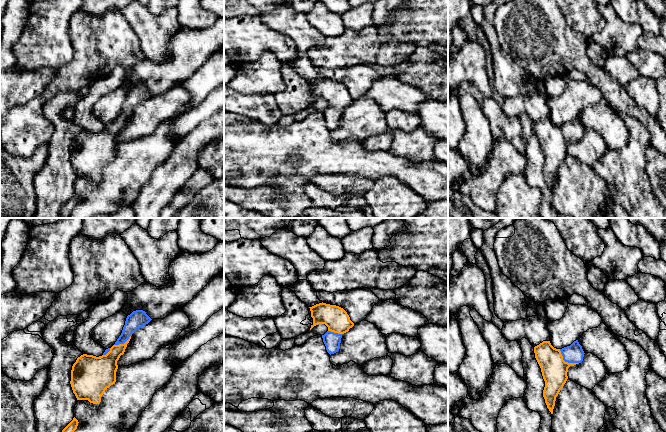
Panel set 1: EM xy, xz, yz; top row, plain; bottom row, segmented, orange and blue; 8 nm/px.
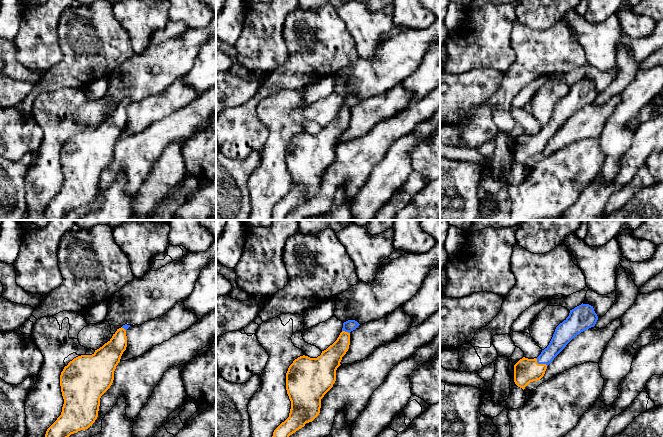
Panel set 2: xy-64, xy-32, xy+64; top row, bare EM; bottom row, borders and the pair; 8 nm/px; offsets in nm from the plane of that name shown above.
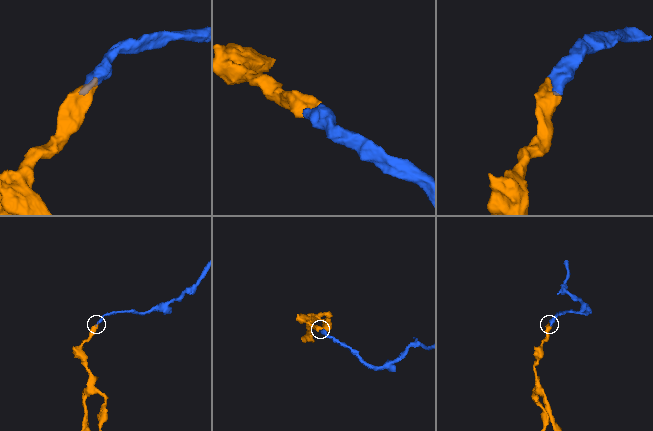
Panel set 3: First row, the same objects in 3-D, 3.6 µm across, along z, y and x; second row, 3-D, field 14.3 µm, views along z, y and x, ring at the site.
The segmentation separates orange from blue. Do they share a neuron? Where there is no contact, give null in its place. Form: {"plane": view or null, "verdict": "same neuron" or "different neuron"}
{"plane": "yz", "verdict": "same neuron"}

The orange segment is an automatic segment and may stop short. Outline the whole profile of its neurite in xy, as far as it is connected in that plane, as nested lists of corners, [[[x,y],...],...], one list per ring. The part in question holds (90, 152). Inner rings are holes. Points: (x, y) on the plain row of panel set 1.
[[[143,86],[127,92],[122,109],[115,120],[102,132],[83,130],[77,134],[71,146],[71,163],[77,176],[99,180],[105,166],[116,158],[117,137],[124,130],[132,110],[152,95]]]

